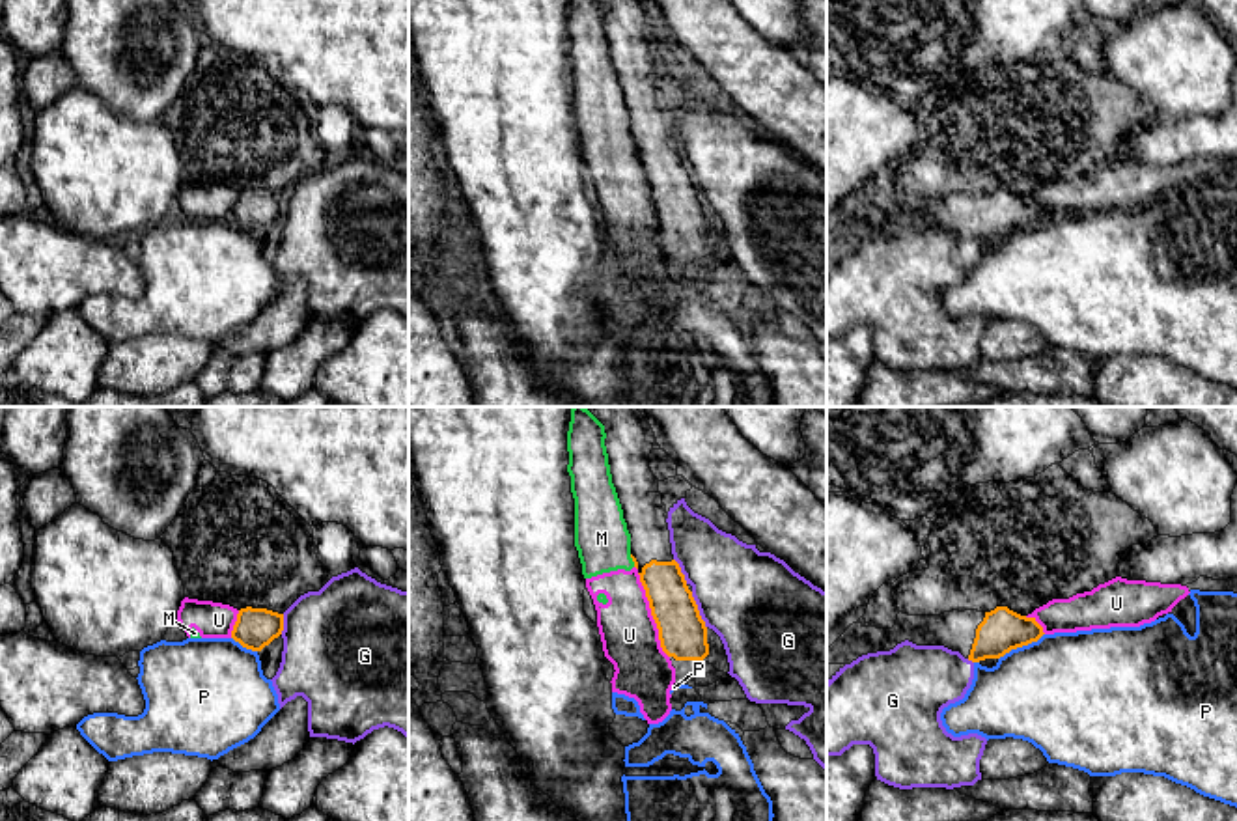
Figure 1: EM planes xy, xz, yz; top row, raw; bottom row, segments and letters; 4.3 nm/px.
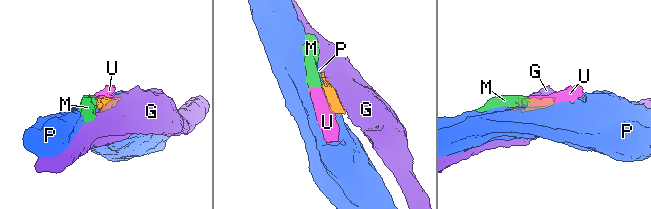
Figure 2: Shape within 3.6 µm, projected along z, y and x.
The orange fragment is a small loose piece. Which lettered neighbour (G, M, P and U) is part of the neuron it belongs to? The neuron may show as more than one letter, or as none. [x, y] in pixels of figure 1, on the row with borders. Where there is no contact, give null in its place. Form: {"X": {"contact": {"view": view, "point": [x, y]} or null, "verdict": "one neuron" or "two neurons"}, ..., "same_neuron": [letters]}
{"G": {"contact": {"view": "xz", "point": [698, 611]}, "verdict": "two neurons"}, "M": {"contact": {"view": "xz", "point": [633, 560]}, "verdict": "two neurons"}, "P": {"contact": {"view": "yz", "point": [1021, 646]}, "verdict": "two neurons"}, "U": {"contact": {"view": "xz", "point": [652, 614]}, "verdict": "two neurons"}, "same_neuron": []}

